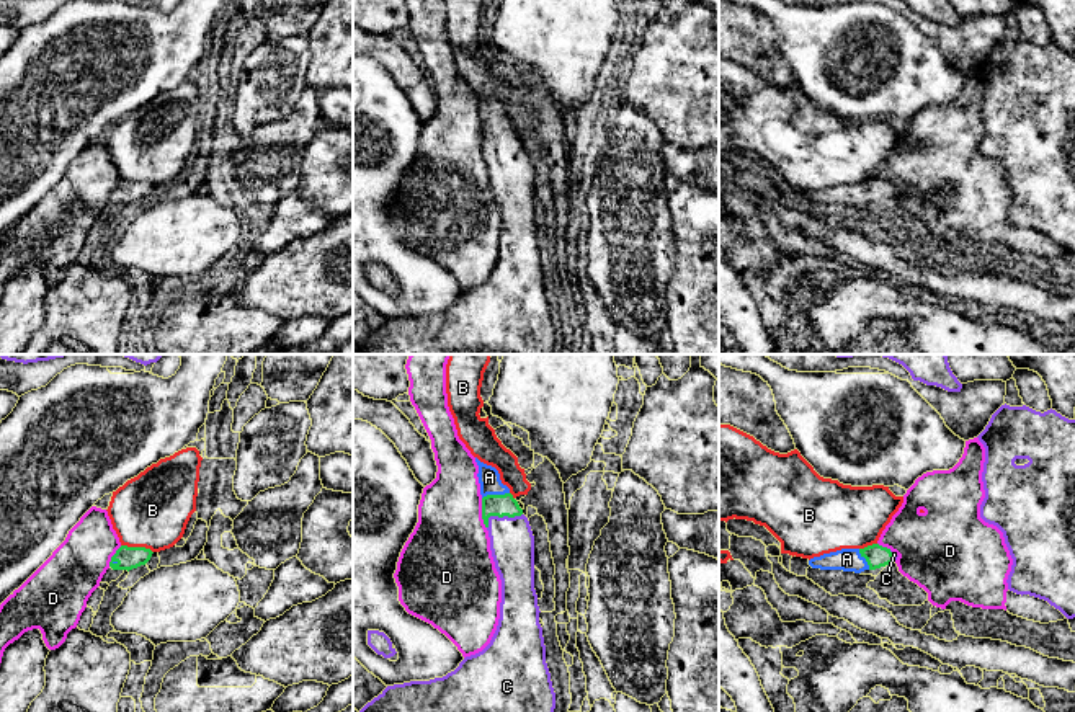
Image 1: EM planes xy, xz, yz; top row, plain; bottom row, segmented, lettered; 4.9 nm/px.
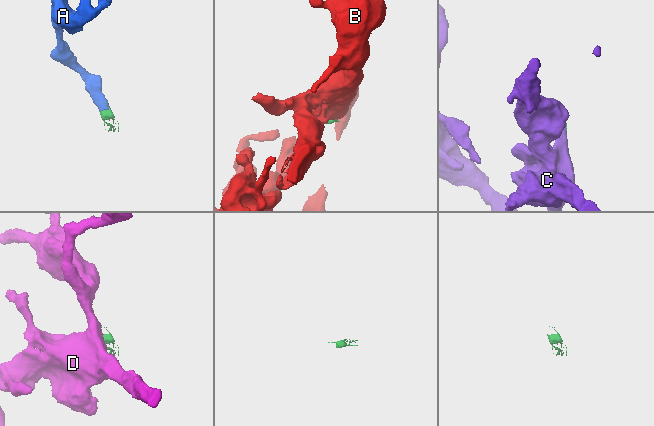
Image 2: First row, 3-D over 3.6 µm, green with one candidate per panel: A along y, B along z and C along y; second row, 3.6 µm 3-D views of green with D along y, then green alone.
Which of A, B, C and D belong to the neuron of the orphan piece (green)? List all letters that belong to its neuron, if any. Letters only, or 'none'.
A, C

